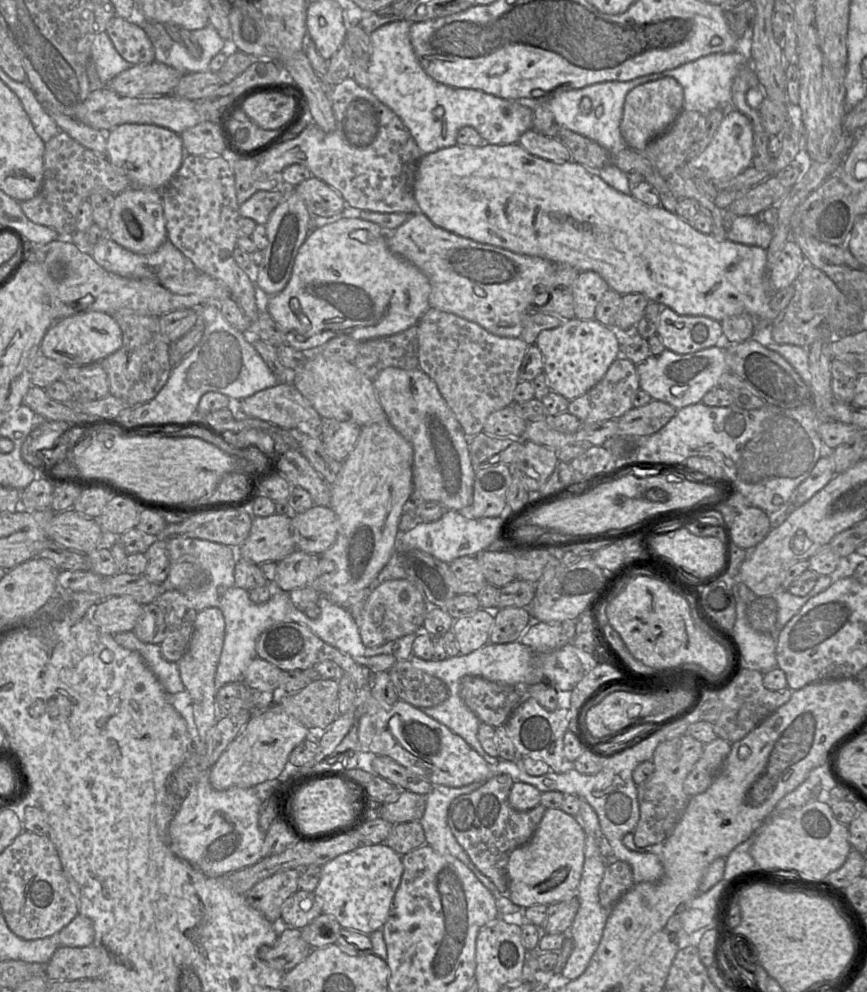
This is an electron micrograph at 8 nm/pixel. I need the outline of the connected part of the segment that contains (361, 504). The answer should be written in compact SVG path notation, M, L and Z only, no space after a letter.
M388 419L382 422L372 423L361 427L360 435L353 451L342 462L342 466L336 480L333 484L330 485L330 507L337 515L337 518L339 520L339 528L337 538L333 545L326 551L324 551L321 555L319 555L317 590L322 596L327 597L332 602L338 605L347 606L350 603L350 600L354 598L361 590L368 588L372 584L380 571L388 563L393 552L397 549L399 523L403 513L407 509L407 502L410 500L413 492L412 465L413 448L411 444L407 440L405 440L400 433L396 431L396 429L389 423Z

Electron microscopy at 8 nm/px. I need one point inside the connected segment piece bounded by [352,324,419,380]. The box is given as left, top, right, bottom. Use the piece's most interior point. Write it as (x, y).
(400, 350)

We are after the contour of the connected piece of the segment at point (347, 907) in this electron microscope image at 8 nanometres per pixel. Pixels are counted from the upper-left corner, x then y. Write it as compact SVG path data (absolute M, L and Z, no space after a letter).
M385 843L361 844L321 867L314 893L321 901L322 913L334 916L341 927L371 934L384 926L403 870L402 855Z

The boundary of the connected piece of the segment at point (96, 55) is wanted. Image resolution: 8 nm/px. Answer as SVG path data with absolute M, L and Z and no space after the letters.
M106 32L95 36L91 58L95 65L97 85L102 86L108 86L114 77L132 66L121 57Z

